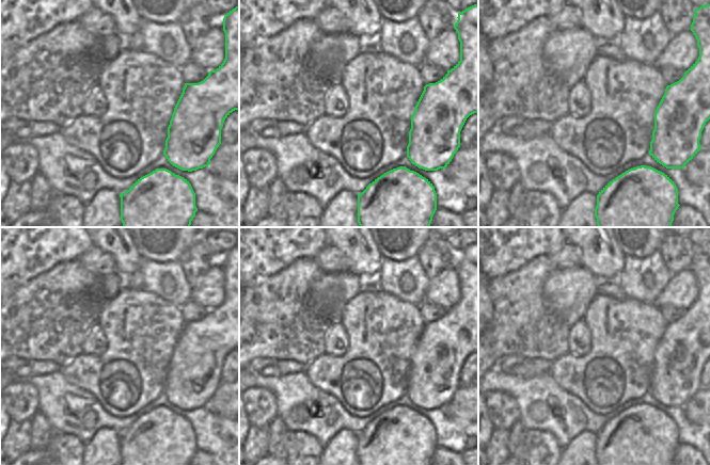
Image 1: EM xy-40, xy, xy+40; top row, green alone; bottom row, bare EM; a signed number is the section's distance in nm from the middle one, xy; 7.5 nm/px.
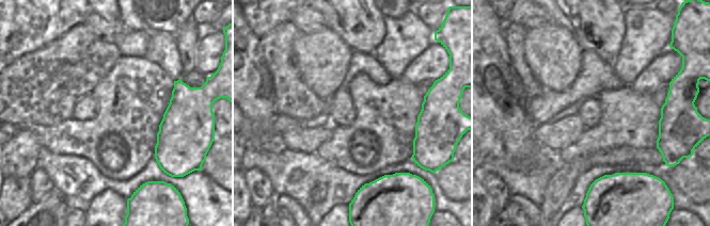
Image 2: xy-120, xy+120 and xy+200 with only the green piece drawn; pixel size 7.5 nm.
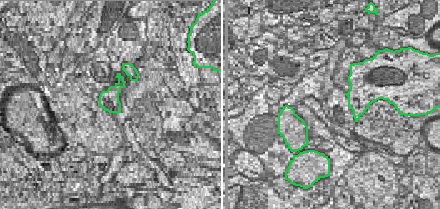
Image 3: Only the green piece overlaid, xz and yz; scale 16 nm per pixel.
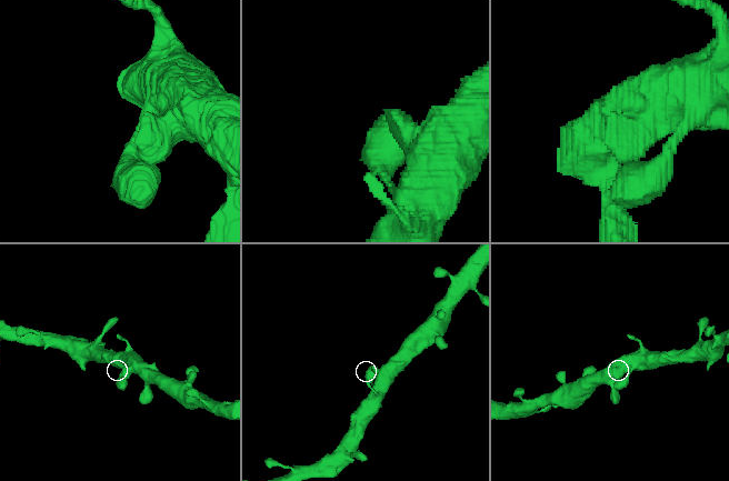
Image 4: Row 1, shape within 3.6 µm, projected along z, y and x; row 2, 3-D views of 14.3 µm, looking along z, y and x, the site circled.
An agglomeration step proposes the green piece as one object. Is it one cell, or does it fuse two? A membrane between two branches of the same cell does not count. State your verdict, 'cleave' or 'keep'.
keep

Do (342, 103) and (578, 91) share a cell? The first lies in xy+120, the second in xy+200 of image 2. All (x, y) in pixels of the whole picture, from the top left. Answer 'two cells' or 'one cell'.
two cells

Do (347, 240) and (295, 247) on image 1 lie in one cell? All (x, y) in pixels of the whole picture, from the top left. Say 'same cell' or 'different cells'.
different cells

